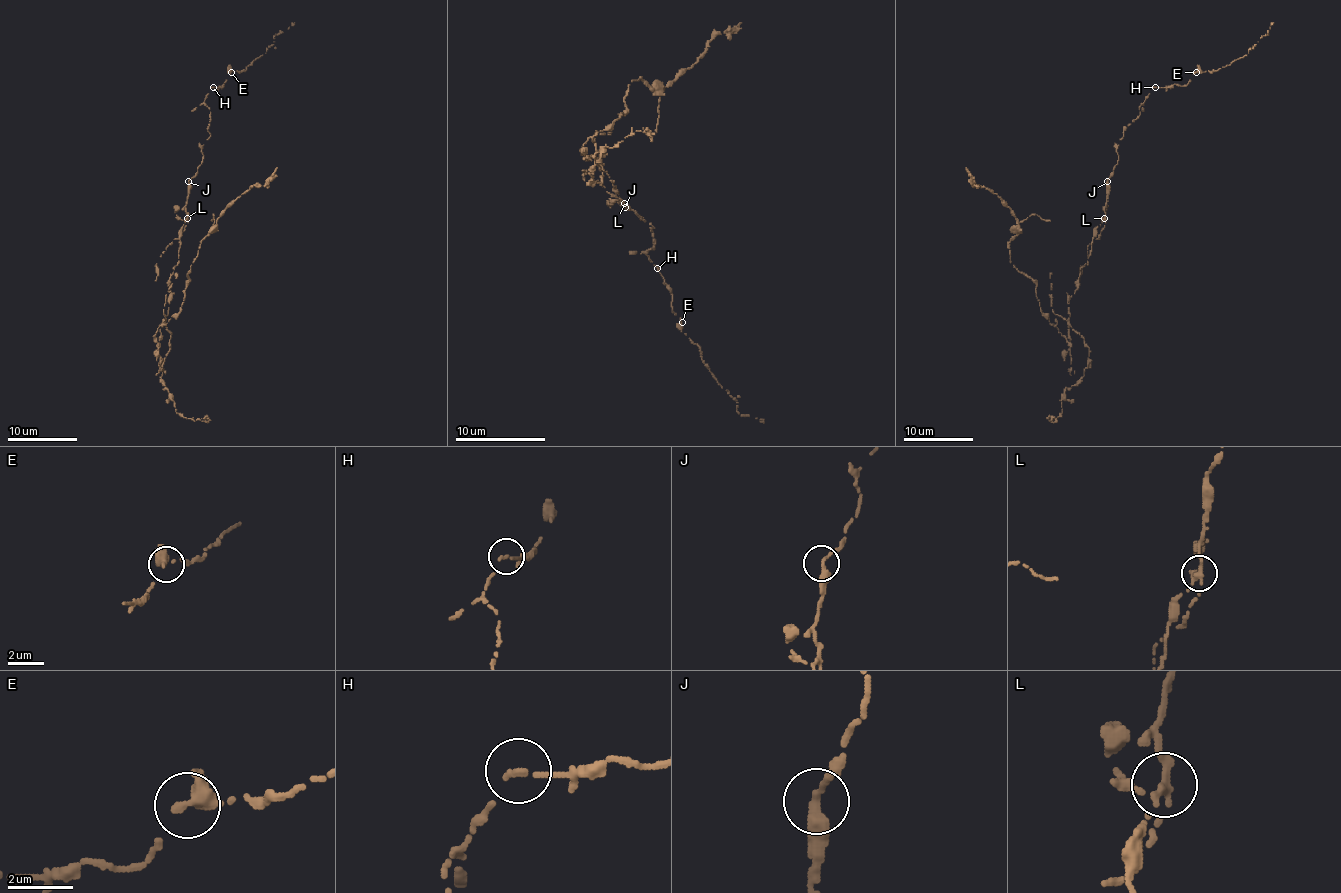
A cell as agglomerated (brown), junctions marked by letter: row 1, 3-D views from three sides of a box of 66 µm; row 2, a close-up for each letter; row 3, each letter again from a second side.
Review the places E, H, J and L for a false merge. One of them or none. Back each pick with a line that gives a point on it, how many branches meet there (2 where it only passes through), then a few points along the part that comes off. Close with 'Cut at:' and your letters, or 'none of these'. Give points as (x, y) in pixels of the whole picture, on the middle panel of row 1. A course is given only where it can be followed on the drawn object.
L: Place: (624, 203). Branches: 2. Course of the part to remove: (623, 202), (601, 155), (589, 157), (585, 141), (625, 112), (632, 81), (664, 87), (740, 22)
Cut at: L

